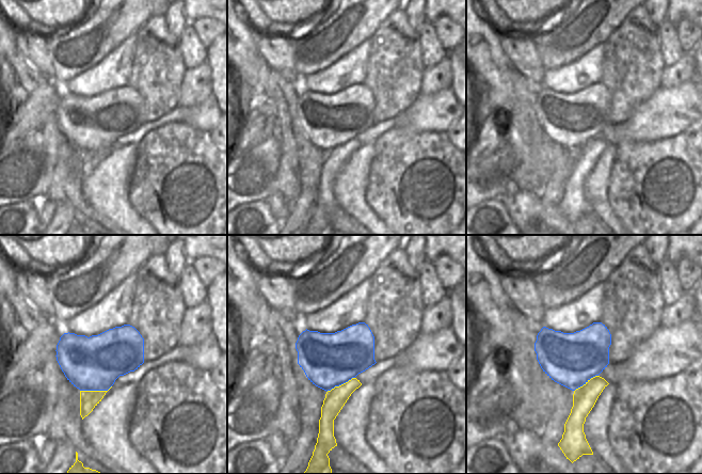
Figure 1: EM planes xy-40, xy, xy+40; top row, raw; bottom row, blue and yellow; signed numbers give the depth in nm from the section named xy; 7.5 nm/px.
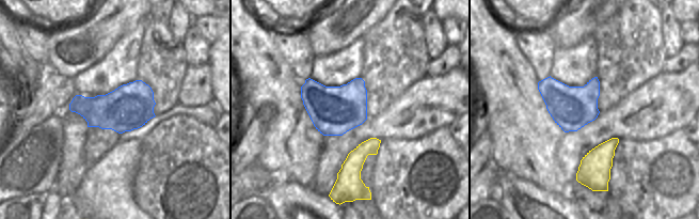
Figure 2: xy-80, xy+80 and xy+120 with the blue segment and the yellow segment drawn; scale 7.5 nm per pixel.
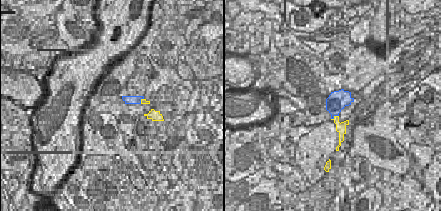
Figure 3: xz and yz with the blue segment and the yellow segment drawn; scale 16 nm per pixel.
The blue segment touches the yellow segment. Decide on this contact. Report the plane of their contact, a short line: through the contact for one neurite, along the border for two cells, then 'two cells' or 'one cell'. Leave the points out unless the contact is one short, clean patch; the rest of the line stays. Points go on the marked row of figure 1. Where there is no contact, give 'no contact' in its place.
xy-40 | xy-40 (111, 385), (107, 390), (80, 391) | two cells

